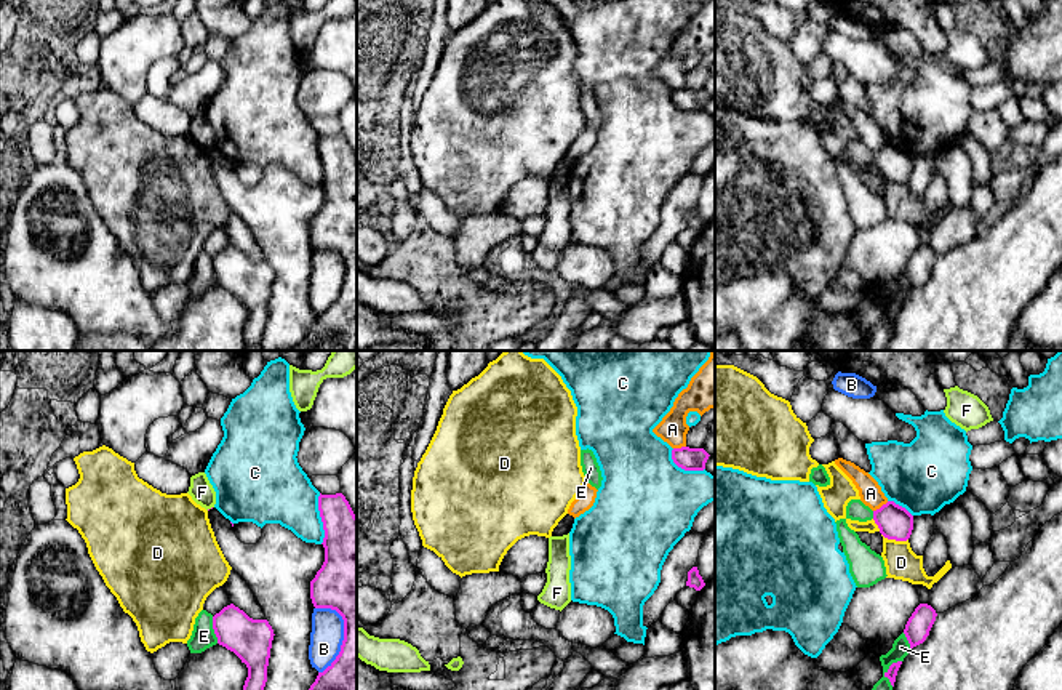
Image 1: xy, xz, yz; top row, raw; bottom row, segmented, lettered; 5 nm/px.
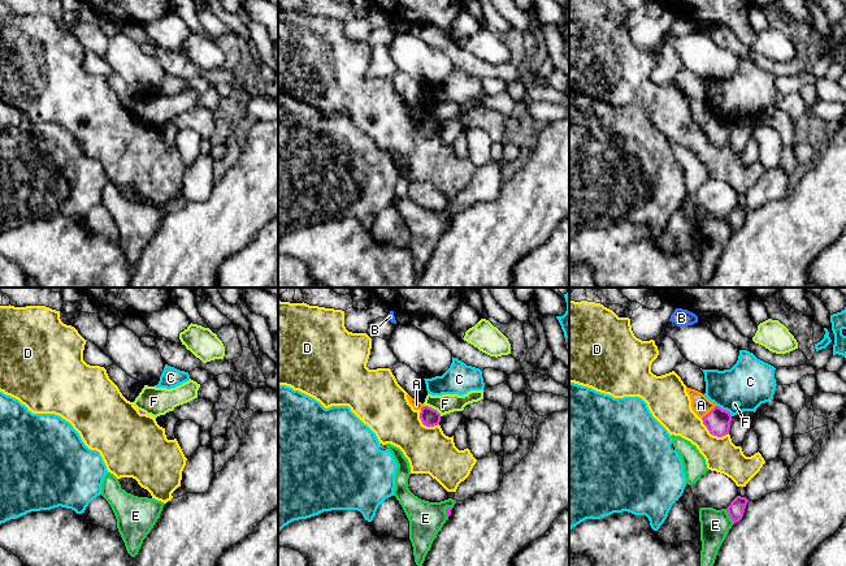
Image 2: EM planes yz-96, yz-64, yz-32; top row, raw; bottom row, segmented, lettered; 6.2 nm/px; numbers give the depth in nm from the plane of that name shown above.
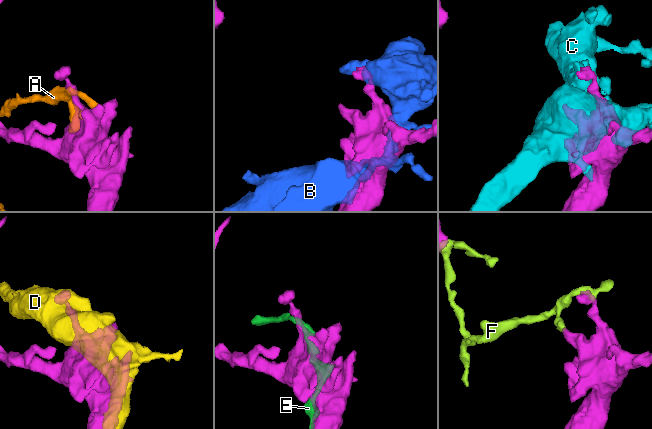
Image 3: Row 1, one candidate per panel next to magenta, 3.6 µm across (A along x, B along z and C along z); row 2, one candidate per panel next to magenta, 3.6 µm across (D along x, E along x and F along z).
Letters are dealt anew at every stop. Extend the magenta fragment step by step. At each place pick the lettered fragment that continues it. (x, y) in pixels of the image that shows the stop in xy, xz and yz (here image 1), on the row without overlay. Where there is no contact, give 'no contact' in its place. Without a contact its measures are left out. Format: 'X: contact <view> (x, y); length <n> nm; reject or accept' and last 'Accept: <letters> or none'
A: contact yz (882, 148); length 90 nm; reject
B: contact xy (343, 282); length 340 nm; reject
C: contact xy (322, 160); length 260 nm; reject
D: contact yz (894, 180); length 140 nm; reject
E: contact yz (888, 312); length 140 nm; reject
F: no contact; reject
Accept: none

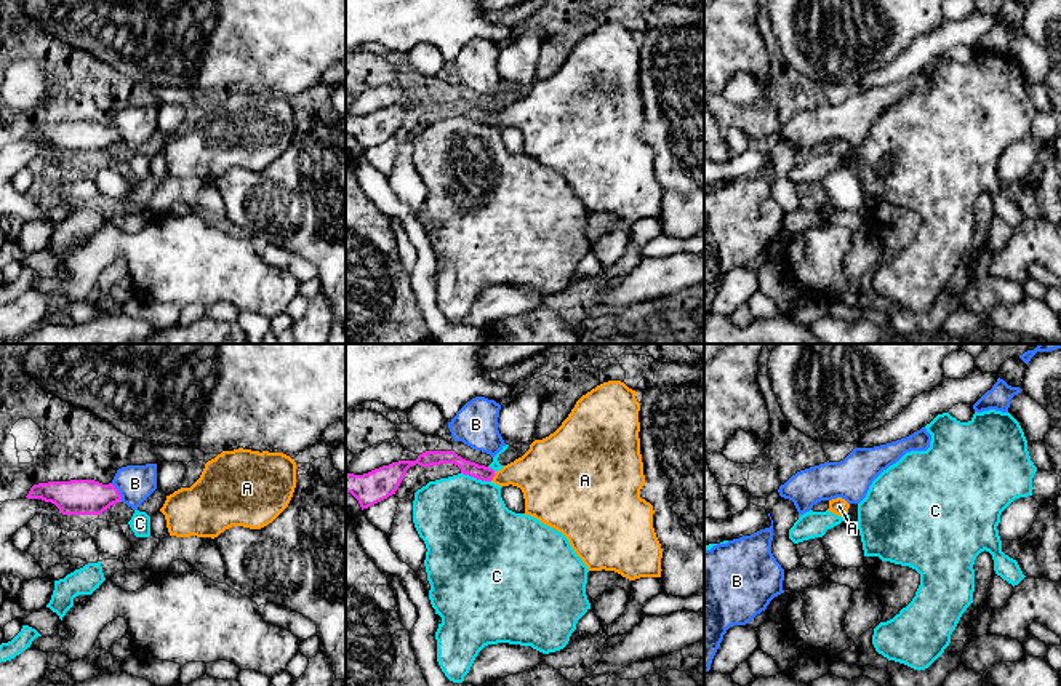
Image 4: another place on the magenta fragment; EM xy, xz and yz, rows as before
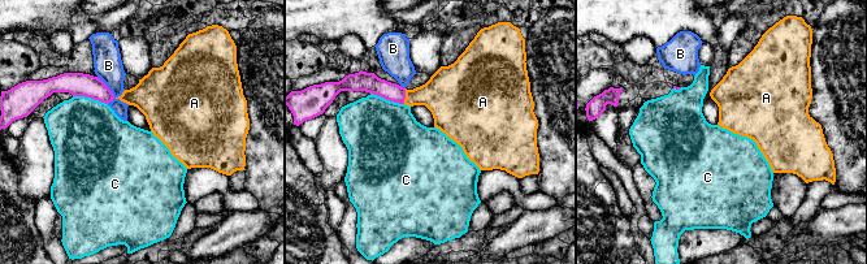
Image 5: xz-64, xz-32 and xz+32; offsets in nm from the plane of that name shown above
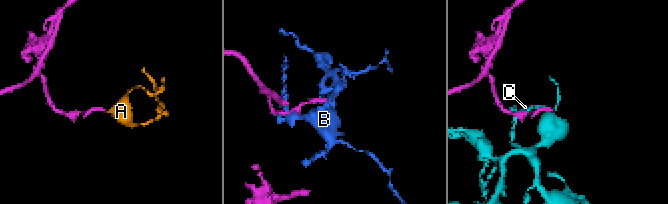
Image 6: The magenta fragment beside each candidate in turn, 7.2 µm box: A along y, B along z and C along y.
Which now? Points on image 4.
A: contact xz (493, 117); length 50 nm; accept
B: contact xy (119, 135); length 110 nm; reject
C: contact xz (476, 119); length 160 nm; reject
Accept: A

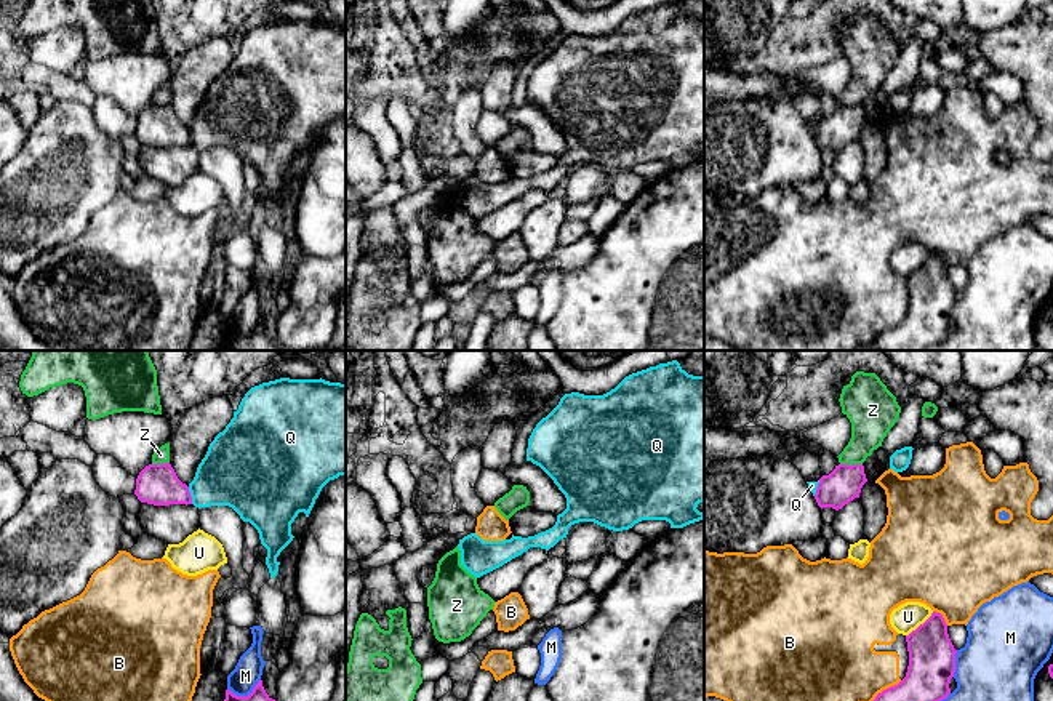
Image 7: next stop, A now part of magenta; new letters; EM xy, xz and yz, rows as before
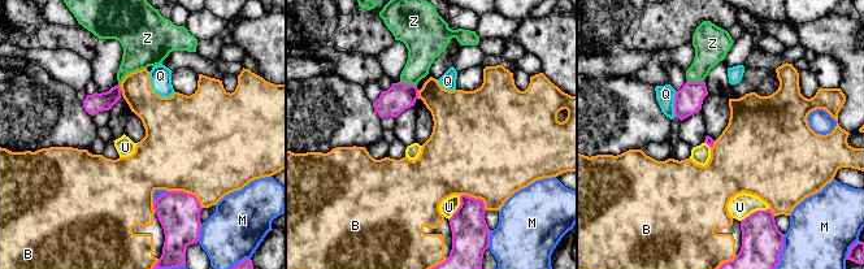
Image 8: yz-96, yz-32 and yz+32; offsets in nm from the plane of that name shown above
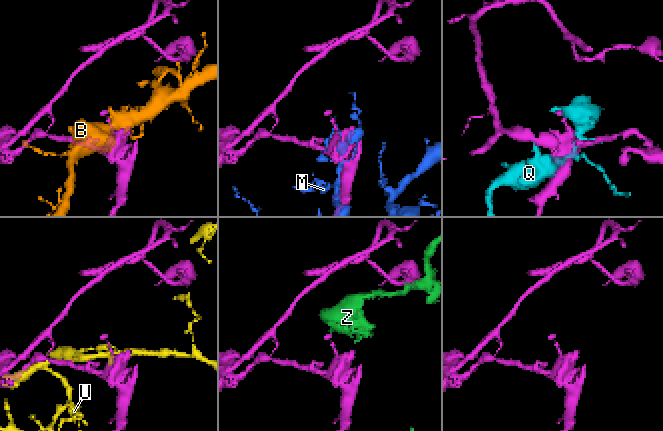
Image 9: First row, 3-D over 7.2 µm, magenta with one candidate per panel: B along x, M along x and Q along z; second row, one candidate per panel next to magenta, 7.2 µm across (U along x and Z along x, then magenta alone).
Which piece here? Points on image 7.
B: contact yz (941, 258); length 110 nm; reject
M: contact yz (954, 304); length 140 nm; reject
Q: contact xy (189, 136); length 90 nm; reject
U: contact yz (920, 266); length 190 nm; reject
Z: contact yz (853, 106); length 110 nm; reject
Accept: none

